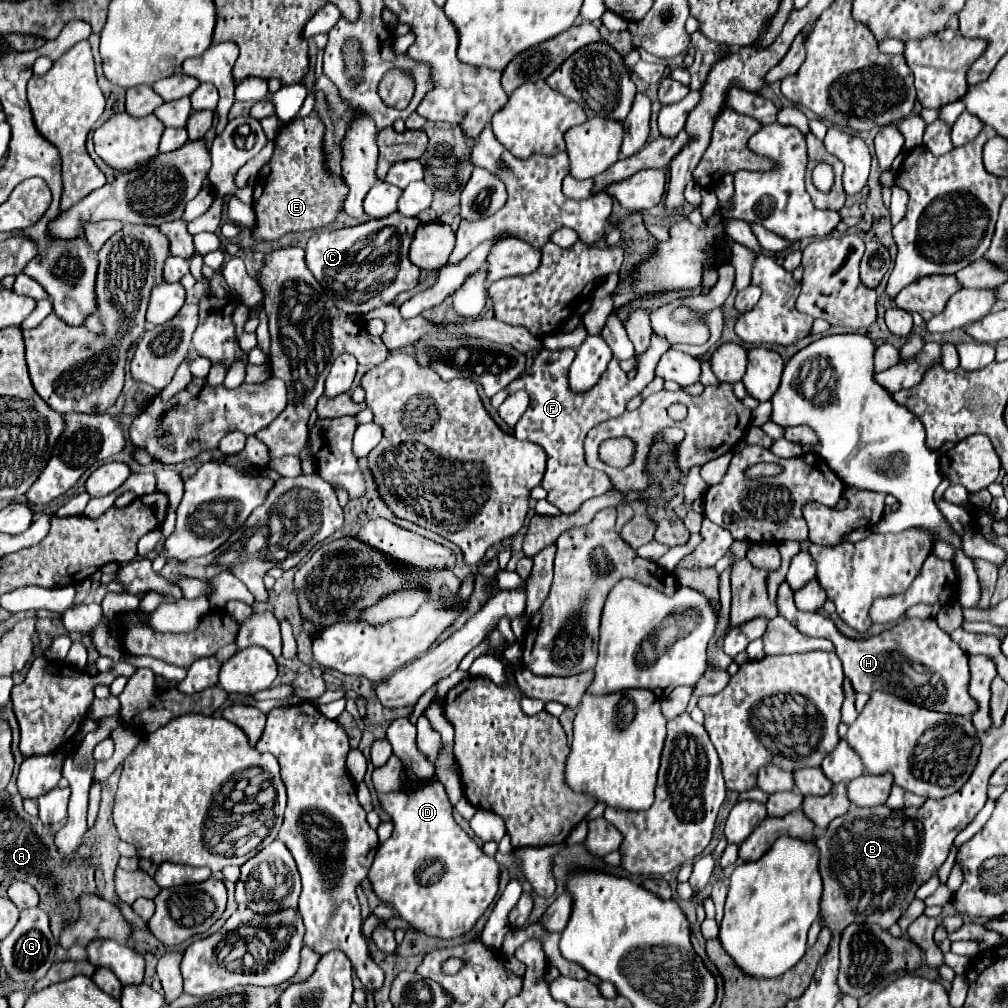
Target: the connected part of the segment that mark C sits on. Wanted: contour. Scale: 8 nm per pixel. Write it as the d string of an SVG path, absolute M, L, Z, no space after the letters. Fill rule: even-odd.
M394 212L386 218L366 220L358 226L318 232L306 246L308 270L334 302L350 304L352 314L366 314L418 284L420 268L408 260L408 248L418 224L418 220Z

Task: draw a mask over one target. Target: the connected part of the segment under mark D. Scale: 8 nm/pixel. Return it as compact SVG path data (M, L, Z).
M438 780L424 782L416 792L390 792L378 794L378 798L382 802L382 808L392 816L394 832L384 844L380 844L376 858L368 870L368 880L374 894L382 902L390 904L400 914L400 918L410 922L426 936L444 940L464 936L476 926L478 918L484 916L484 912L498 894L498 862L486 856L482 848L454 822L452 804L444 792L444 786L440 786Z

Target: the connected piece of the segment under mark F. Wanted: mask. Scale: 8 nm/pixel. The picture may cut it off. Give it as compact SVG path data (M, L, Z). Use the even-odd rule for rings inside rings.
M652 336L648 354L644 354L644 364L640 364L640 370L634 380L626 380L626 372L622 372L622 368L618 366L618 360L614 358L608 364L608 370L598 380L598 384L594 384L586 392L572 392L568 384L568 368L570 368L570 362L574 360L574 350L572 348L564 348L556 352L544 350L544 352L538 352L538 356L532 362L532 368L528 368L528 372L524 372L524 376L520 376L516 384L508 386L510 392L516 392L518 388L522 388L532 398L532 406L514 426L514 436L518 440L534 442L546 450L548 468L546 468L542 486L548 492L546 500L554 504L562 514L576 512L580 504L584 504L588 498L616 490L604 472L590 468L586 464L584 438L588 430L594 428L596 424L608 418L620 416L626 410L626 402L632 396L640 394L654 380L656 376L654 368L666 350L668 350L668 344L664 344L664 340L660 340L658 336Z

